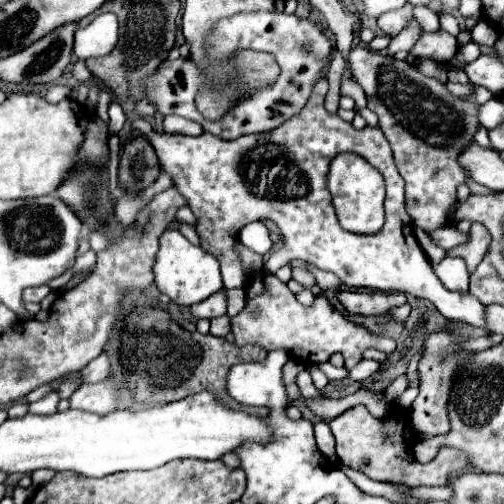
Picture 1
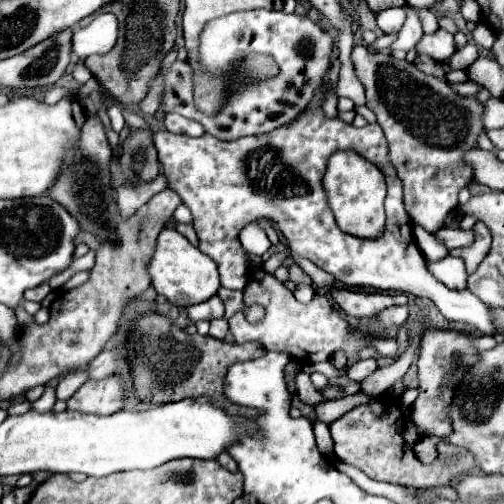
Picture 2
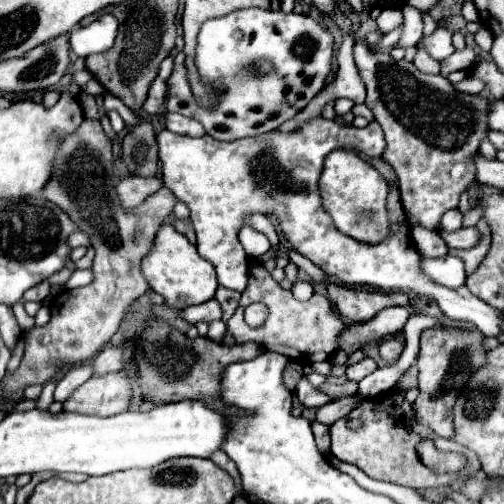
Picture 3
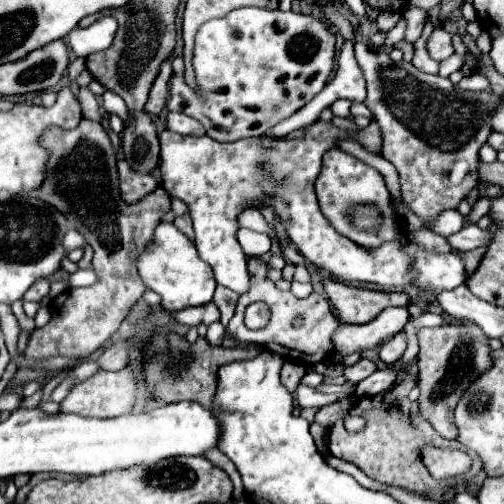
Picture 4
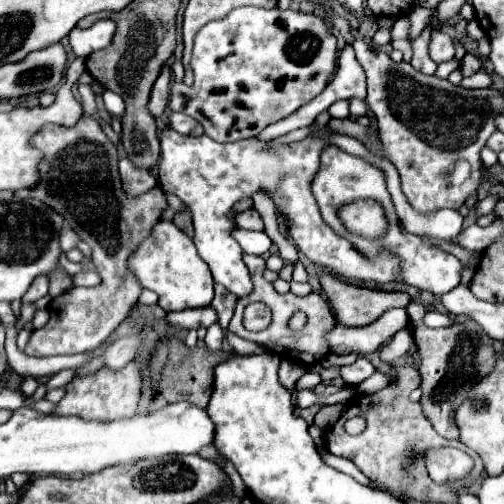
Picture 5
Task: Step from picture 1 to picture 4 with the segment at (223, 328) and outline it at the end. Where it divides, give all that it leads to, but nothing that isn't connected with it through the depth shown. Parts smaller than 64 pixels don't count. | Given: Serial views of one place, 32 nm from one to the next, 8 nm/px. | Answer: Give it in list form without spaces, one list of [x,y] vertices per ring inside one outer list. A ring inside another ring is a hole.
[[[212,322],[212,324],[208,326],[206,340],[208,340],[210,344],[214,344],[214,346],[220,346],[220,344],[222,344],[222,338],[224,338],[224,334],[226,334],[226,328],[224,328],[220,322]]]

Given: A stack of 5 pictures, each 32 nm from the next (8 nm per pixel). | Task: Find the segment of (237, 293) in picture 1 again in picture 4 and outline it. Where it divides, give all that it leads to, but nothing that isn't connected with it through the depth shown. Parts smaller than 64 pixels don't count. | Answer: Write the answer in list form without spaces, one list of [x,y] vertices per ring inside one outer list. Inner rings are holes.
[[[218,286],[218,288],[216,288],[214,302],[216,302],[216,306],[220,308],[220,314],[222,314],[220,322],[222,322],[224,326],[228,326],[228,320],[234,316],[234,308],[236,308],[238,298],[240,298],[240,294],[236,294],[236,292],[232,292],[232,290],[224,288],[224,286]]]

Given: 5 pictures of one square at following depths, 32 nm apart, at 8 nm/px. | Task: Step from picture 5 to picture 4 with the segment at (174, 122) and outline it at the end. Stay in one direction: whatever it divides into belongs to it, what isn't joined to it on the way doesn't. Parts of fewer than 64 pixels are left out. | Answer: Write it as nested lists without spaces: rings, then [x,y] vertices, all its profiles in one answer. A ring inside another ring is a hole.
[[[170,112],[168,114],[168,124],[166,126],[172,126],[172,132],[178,132],[178,134],[188,134],[188,136],[204,136],[204,128],[198,120],[186,116],[186,114],[178,114],[178,112]]]

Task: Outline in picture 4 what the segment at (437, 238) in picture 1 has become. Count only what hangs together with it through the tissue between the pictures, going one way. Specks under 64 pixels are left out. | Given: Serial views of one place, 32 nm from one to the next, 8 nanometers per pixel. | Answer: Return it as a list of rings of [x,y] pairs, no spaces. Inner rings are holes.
[[[470,224],[470,226],[464,226],[460,232],[448,236],[448,244],[452,244],[452,248],[456,248],[456,250],[474,250],[474,248],[490,242],[494,232],[496,232],[494,226],[490,226],[488,232],[484,232],[476,224]]]

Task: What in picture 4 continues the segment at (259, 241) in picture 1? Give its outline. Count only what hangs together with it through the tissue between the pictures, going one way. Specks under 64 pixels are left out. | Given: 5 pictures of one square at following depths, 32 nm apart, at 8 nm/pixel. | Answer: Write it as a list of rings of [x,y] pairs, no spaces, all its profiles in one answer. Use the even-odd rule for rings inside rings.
[[[240,228],[236,236],[248,256],[262,256],[270,250],[270,238],[266,234],[260,234],[260,232],[254,232],[248,228]]]

